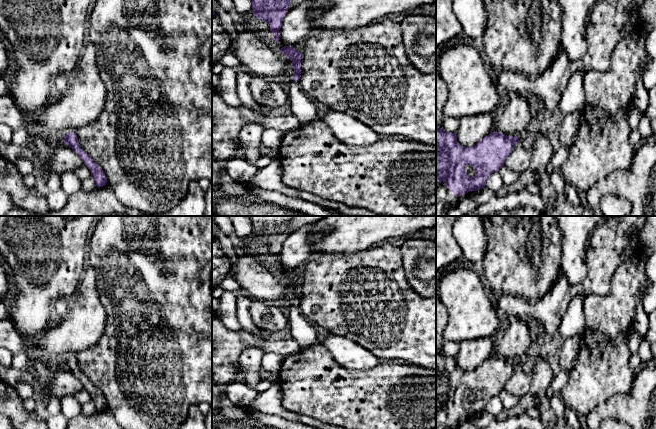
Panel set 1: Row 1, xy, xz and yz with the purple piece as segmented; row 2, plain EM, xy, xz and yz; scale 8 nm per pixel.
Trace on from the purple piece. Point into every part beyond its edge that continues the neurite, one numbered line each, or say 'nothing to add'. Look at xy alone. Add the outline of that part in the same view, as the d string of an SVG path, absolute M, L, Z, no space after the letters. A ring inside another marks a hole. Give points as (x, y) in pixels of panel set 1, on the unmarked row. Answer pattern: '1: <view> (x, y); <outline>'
nothing to add

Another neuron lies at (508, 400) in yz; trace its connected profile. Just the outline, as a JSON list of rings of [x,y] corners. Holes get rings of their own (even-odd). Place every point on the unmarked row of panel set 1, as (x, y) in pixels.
[[[505,390],[498,394],[498,397],[502,401],[505,409],[509,409],[514,407],[517,404],[518,399],[514,396],[506,392]]]

